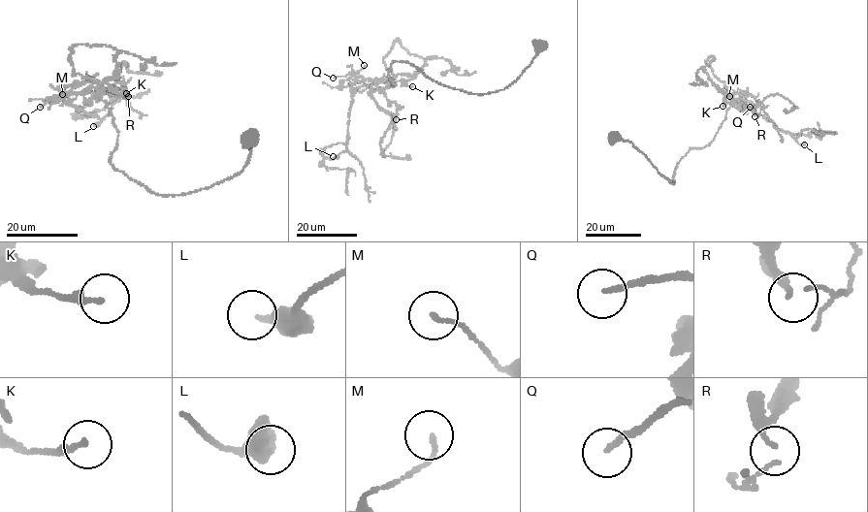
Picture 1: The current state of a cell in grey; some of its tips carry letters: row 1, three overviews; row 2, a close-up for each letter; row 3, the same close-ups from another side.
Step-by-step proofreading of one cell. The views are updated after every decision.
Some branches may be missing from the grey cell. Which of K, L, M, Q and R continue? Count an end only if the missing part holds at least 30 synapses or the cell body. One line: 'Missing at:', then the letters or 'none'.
Missing at: none

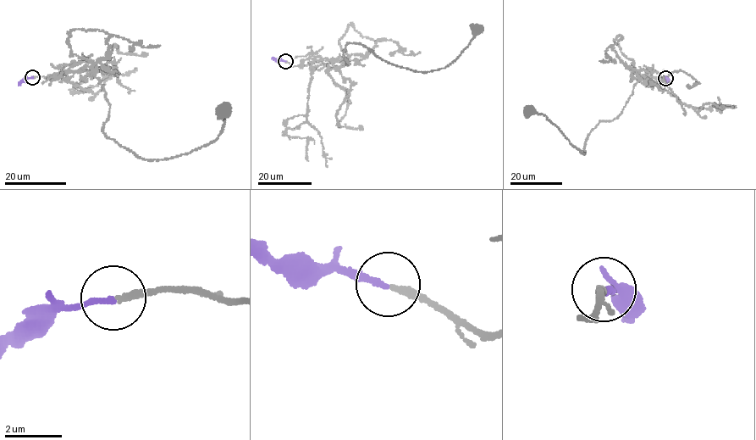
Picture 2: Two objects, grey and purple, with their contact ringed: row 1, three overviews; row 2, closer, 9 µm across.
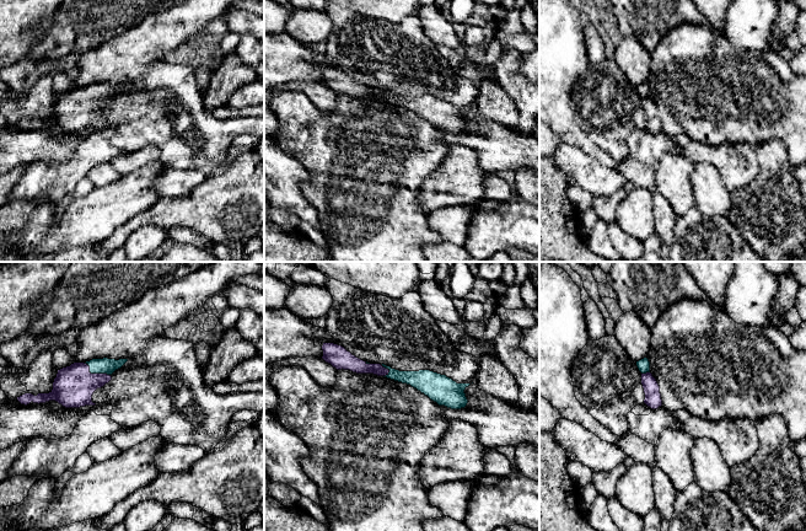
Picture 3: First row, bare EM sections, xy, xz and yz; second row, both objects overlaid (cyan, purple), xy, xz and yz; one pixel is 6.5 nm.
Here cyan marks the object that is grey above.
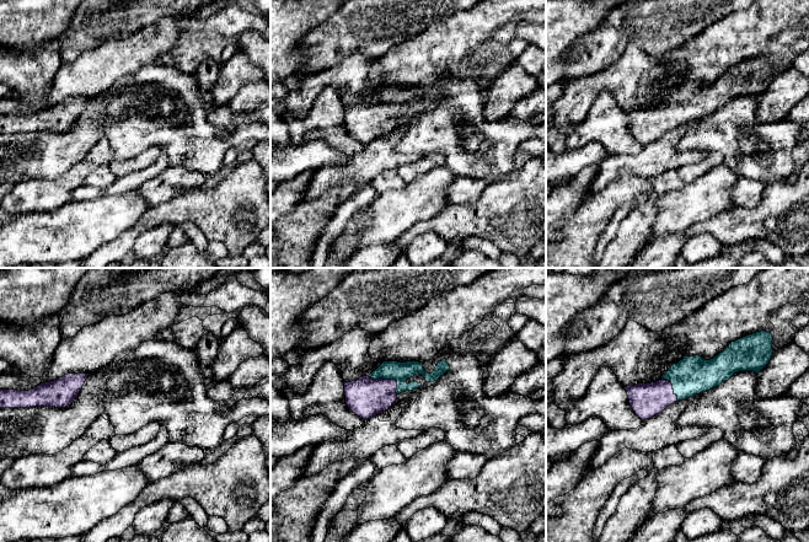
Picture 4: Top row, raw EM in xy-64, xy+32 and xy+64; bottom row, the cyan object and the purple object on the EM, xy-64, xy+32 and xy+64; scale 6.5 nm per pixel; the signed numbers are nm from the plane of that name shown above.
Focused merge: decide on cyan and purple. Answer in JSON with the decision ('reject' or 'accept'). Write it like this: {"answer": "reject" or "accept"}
{"answer": "accept"}

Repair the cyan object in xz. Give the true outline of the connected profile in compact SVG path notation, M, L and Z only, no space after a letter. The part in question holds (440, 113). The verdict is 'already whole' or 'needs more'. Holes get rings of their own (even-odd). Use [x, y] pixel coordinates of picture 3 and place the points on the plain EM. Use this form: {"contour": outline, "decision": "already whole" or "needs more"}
{"contour": "M323 68L322 75L322 84L337 95L343 93L356 98L374 98L410 109L439 130L451 134L464 133L468 128L464 114L471 108L457 108L446 100L430 95L399 96L385 88L370 88L334 68Z", "decision": "needs more"}

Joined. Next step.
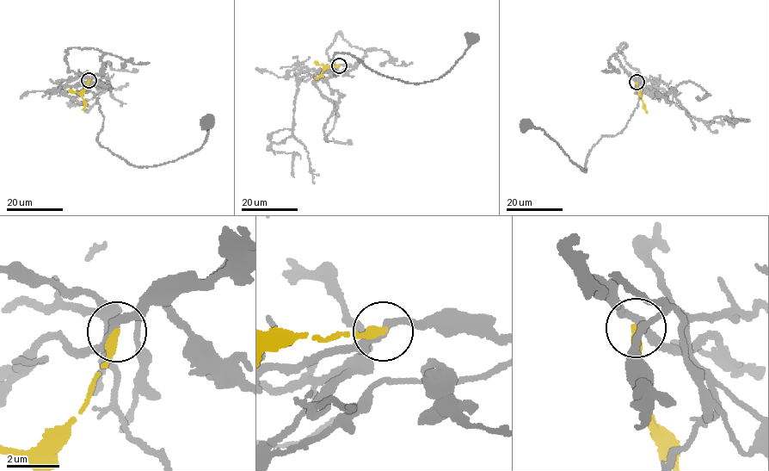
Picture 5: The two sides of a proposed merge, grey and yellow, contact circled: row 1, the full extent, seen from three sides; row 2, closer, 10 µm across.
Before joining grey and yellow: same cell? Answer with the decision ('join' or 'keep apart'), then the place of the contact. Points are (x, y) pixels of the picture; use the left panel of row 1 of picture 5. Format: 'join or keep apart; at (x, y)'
keep apart; at (89, 80)

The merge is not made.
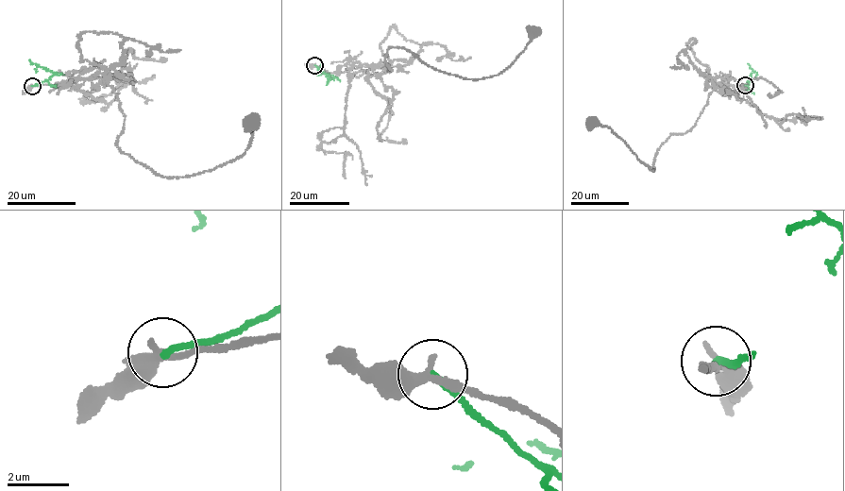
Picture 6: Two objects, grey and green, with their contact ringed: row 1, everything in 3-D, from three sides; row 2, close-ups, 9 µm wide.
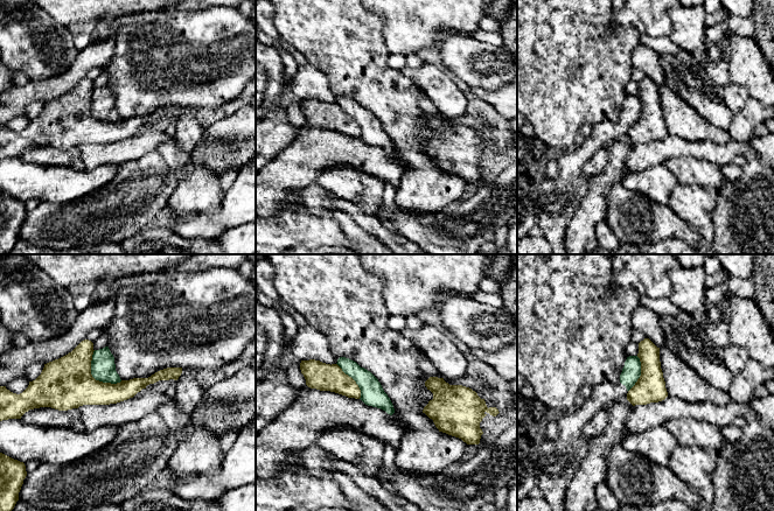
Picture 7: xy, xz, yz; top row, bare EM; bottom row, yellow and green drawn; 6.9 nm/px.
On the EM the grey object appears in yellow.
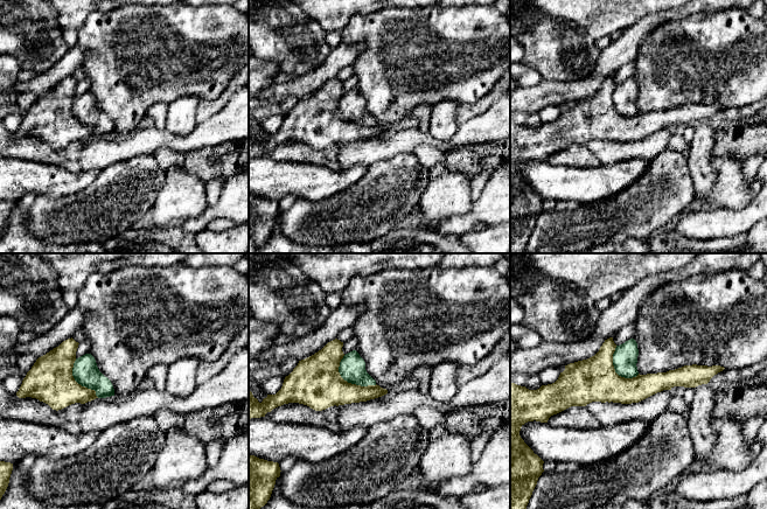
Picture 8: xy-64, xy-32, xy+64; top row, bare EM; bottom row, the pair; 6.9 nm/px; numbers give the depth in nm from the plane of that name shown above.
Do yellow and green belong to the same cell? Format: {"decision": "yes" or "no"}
{"decision": "no"}

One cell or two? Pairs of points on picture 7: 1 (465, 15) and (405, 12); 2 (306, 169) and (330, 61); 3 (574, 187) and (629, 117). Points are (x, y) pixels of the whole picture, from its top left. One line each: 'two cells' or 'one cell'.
1: one cell
2: two cells
3: one cell

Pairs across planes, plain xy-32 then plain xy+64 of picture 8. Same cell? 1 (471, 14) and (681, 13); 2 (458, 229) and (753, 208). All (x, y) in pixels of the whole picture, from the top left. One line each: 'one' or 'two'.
1: two
2: one

